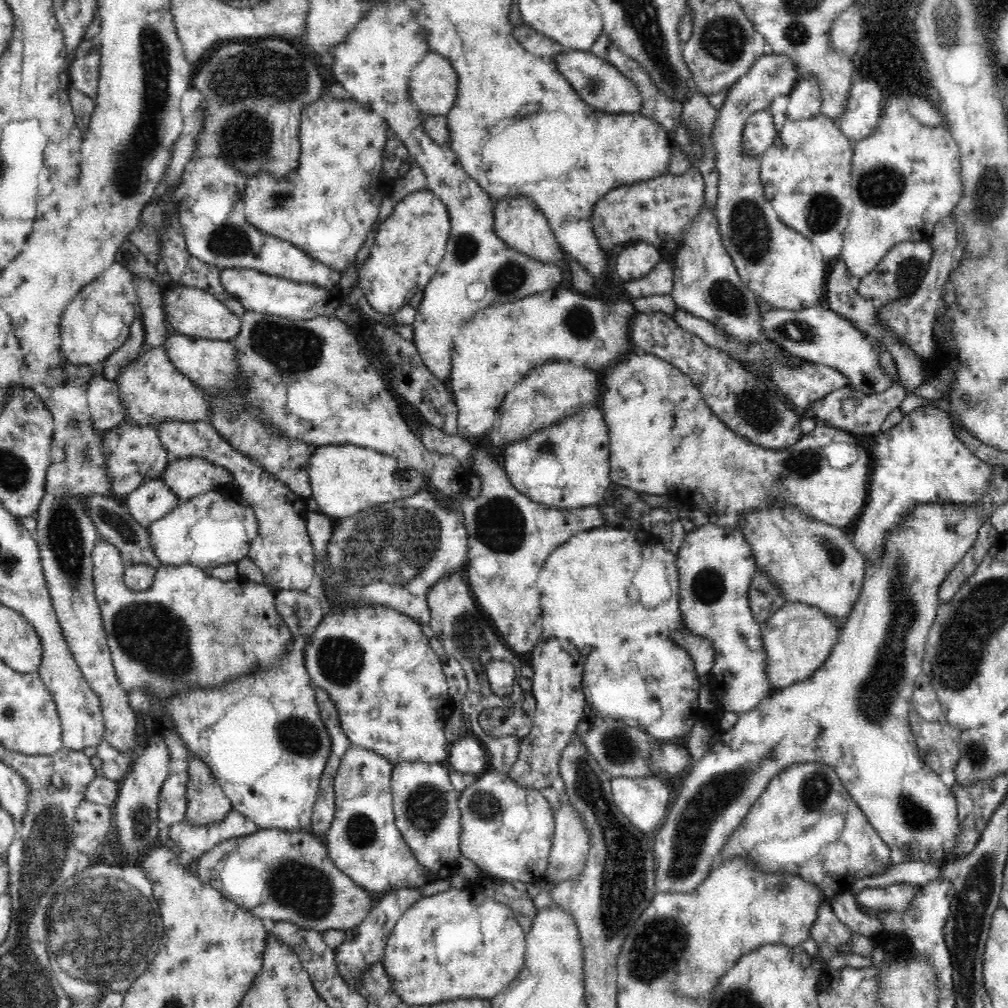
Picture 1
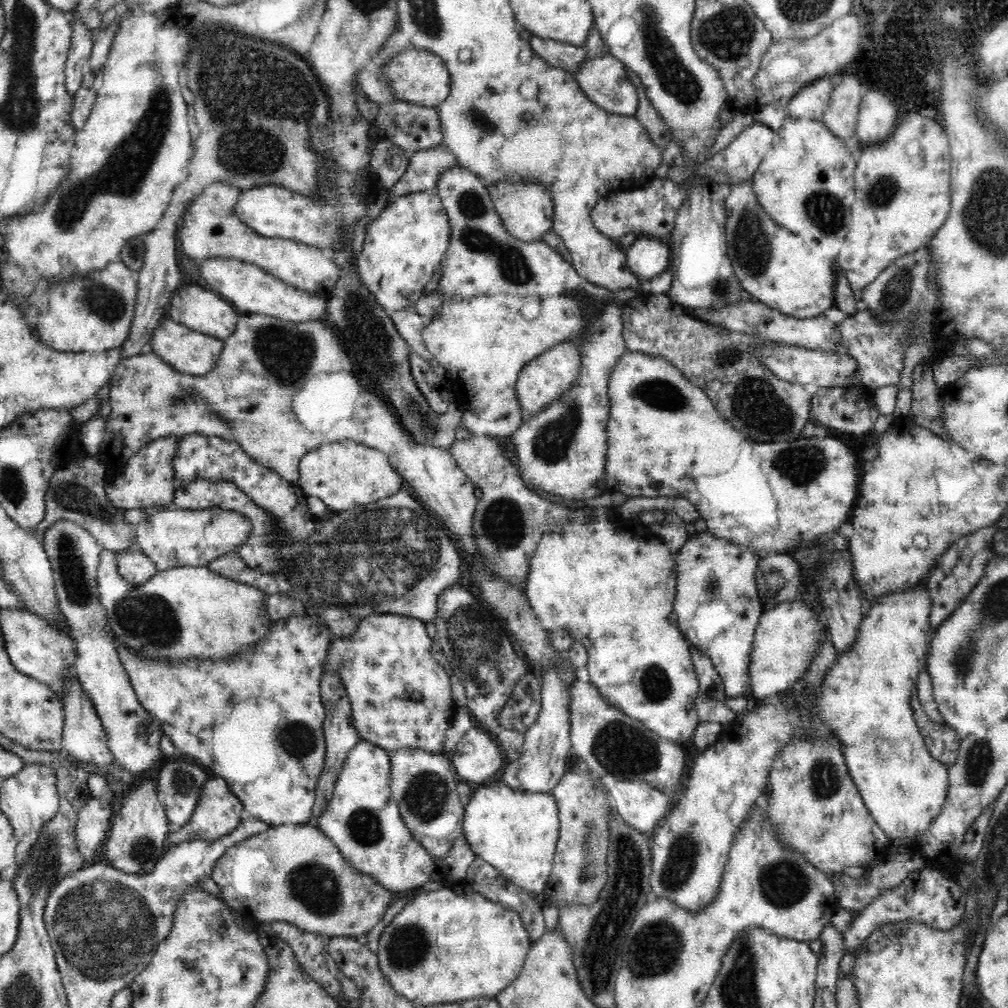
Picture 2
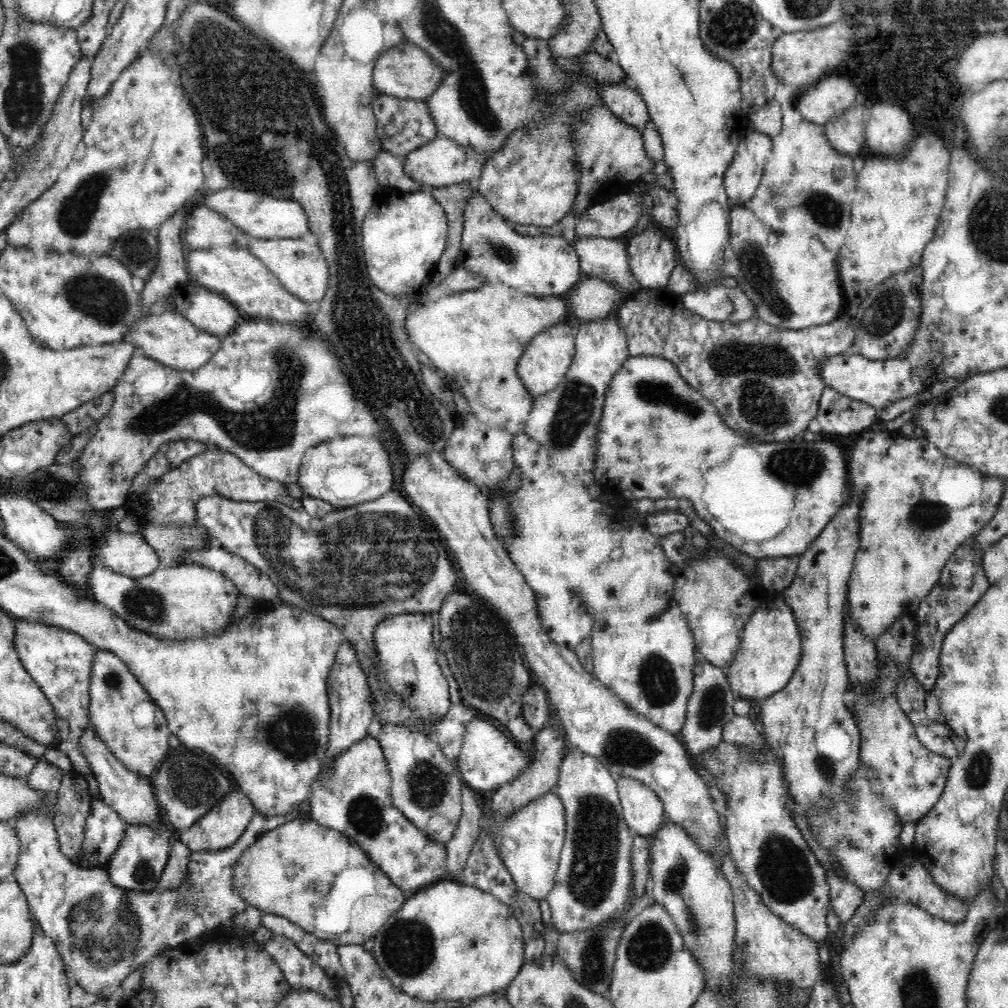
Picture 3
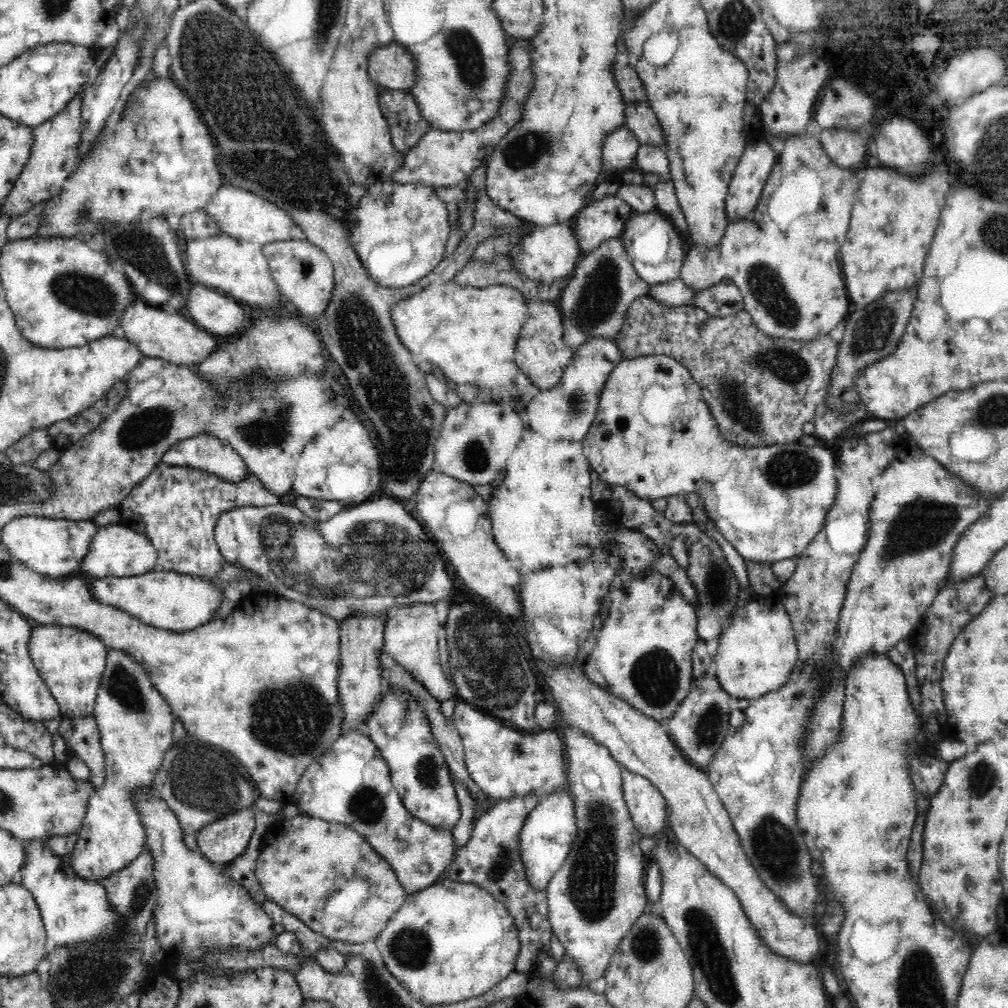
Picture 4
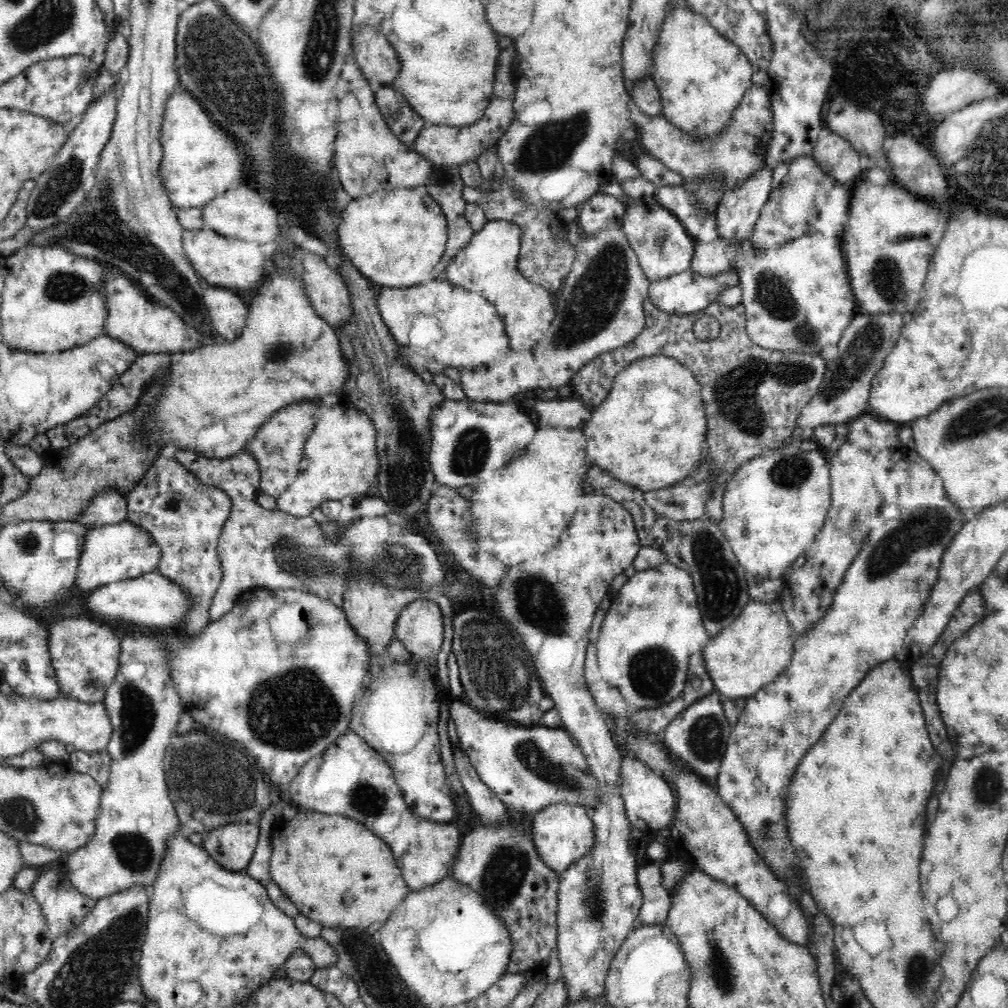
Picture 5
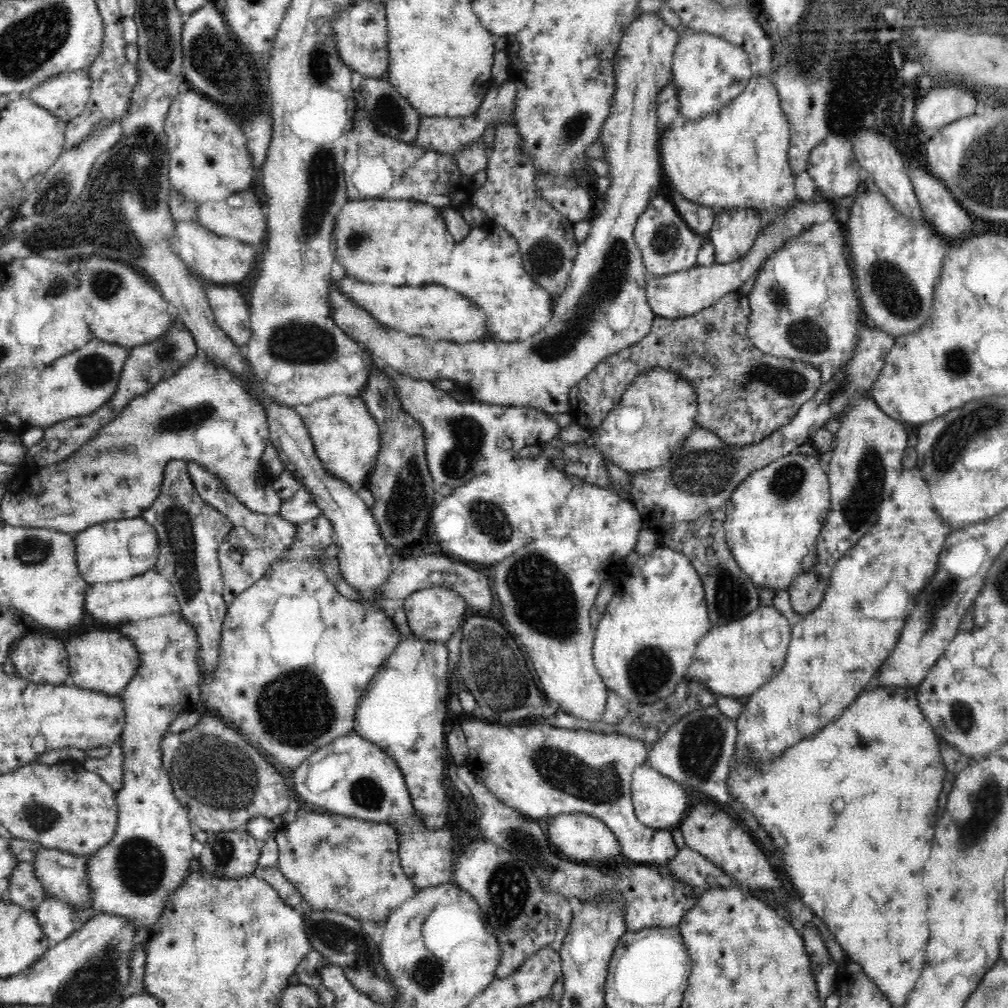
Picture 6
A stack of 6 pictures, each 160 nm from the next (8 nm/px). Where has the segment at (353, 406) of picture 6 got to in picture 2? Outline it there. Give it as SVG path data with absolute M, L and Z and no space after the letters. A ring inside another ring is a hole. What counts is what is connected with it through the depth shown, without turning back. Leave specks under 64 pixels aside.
M345 439L340 442L324 443L320 448L312 449L311 452L304 454L299 462L299 480L296 483L300 485L306 496L313 496L324 502L331 513L350 510L352 504L375 503L381 498L391 497L404 486L404 479L391 465L385 453L370 446Z

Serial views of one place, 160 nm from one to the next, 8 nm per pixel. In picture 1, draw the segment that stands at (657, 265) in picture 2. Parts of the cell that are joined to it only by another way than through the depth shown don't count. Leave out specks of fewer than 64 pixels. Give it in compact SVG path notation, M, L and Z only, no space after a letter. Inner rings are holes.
M643 241L631 242L622 248L614 260L615 271L620 280L624 280L627 284L646 276L660 260L665 258L666 256L652 244Z

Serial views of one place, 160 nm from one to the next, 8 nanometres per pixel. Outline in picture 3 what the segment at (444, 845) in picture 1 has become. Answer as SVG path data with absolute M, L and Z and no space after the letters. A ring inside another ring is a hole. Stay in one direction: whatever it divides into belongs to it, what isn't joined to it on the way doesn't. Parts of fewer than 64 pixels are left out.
M382 727L377 737L391 774L391 796L395 807L434 842L447 844L462 816L464 780L433 738L412 727Z

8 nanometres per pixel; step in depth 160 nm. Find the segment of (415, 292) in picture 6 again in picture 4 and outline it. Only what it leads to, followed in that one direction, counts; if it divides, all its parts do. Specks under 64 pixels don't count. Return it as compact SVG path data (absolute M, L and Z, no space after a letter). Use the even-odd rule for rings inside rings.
M448 281L400 300L392 310L392 319L400 340L410 352L420 354L422 348L438 348L440 342L440 356L444 358L439 367L451 385L473 384L479 390L476 402L507 402L516 409L520 402L529 403L542 391L523 378L515 363L516 342L529 316L526 300L510 285L476 288Z

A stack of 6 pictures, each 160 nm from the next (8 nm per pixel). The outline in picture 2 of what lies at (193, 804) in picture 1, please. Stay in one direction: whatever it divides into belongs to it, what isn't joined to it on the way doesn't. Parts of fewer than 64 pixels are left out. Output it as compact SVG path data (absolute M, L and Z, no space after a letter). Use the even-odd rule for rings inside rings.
M210 773L210 776L205 780L201 789L200 800L198 800L198 806L193 810L191 819L184 825L184 828L182 827L180 834L174 836L172 842L178 844L182 841L200 839L215 841L217 838L231 833L242 820L240 813L244 812L244 805L242 805L236 795L230 791L227 782L222 777L216 777Z

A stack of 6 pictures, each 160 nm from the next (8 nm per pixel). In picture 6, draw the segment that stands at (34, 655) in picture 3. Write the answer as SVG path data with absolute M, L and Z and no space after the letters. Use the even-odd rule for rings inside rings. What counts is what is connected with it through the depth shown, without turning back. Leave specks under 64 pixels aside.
M117 628L88 630L65 641L70 661L70 681L74 687L92 690L102 695L119 695L140 666L140 656L132 641Z

